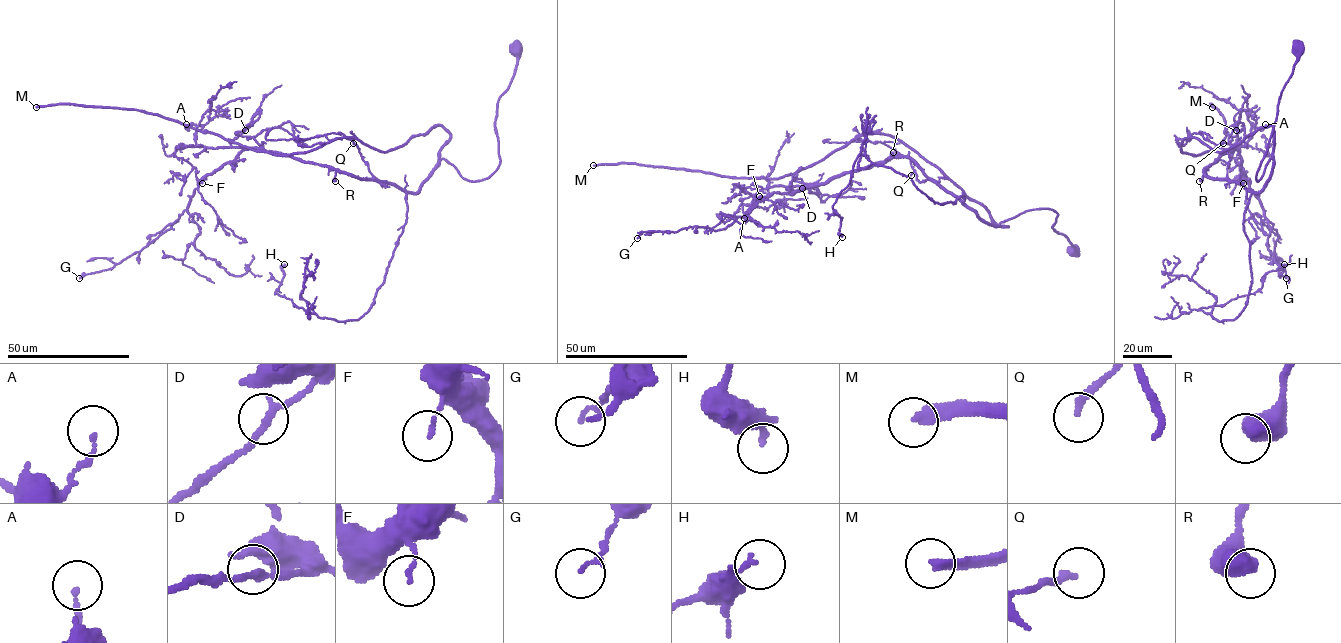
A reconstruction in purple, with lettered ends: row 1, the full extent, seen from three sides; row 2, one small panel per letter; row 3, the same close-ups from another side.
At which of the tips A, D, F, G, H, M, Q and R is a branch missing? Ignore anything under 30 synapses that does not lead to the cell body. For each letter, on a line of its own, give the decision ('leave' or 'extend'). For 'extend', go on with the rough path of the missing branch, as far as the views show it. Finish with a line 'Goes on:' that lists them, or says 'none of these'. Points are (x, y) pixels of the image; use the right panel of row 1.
A: leave
D: leave
F: leave
G: leave
H: leave
M: extend | (1212, 107), (1240, 142), (1216, 211), (1257, 250), (1270, 298), (1234, 172), (1266, 239)
Q: leave
R: leave
Goes on: M

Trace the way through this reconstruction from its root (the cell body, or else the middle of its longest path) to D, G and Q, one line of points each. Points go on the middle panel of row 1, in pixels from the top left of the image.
D: (1074, 250), (1052, 227), (1053, 210), (1027, 210), (992, 225), (905, 157), (821, 183), (796, 178), (802, 188)
G: (1074, 250), (1052, 227), (1053, 210), (992, 225), (905, 157), (760, 197), (721, 229), (637, 238)
Q: (1074, 250), (1052, 227), (1053, 210), (1027, 210), (994, 226), (932, 180), (920, 182), (914, 170), (911, 175)

